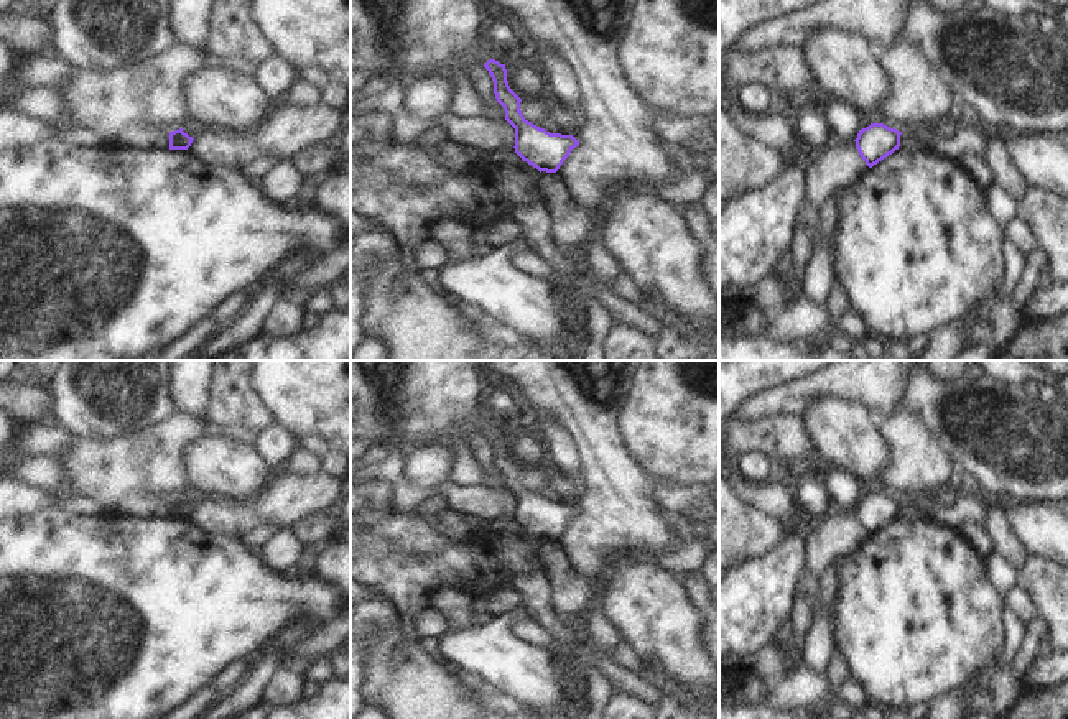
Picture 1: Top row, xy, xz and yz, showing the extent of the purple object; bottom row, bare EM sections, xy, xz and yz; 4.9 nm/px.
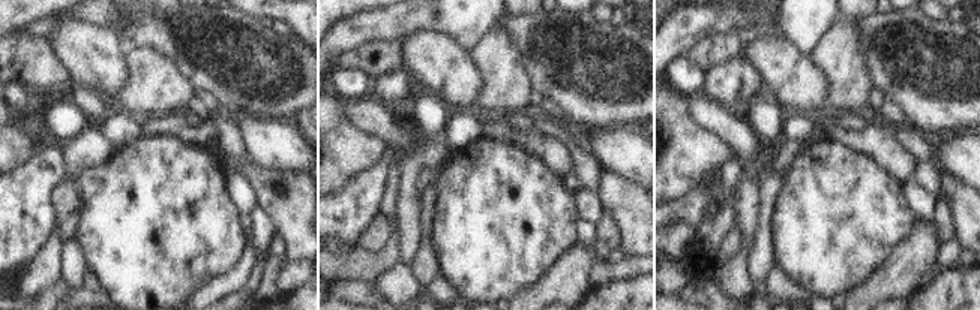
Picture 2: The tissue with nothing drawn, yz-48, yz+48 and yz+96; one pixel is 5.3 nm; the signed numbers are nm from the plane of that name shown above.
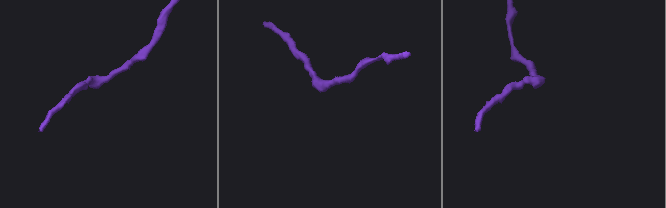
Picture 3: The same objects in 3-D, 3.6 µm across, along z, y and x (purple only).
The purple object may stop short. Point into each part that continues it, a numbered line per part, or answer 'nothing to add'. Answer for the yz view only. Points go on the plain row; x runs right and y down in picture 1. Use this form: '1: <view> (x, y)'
nothing to add

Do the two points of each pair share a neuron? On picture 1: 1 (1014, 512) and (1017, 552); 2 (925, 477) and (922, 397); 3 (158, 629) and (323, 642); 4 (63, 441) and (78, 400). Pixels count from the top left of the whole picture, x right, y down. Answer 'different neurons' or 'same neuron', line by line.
1: different neurons
2: different neurons
3: different neurons
4: different neurons

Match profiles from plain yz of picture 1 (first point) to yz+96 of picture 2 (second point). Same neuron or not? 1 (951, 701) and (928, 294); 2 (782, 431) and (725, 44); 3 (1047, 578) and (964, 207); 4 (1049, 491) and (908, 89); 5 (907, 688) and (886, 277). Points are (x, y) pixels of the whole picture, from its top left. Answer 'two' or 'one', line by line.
1: two
2: one
3: one
4: one
5: two

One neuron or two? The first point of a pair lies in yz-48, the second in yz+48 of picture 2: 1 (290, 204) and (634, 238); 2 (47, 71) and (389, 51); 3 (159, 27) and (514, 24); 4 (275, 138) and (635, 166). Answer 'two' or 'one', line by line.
1: one
2: one
3: one
4: one

